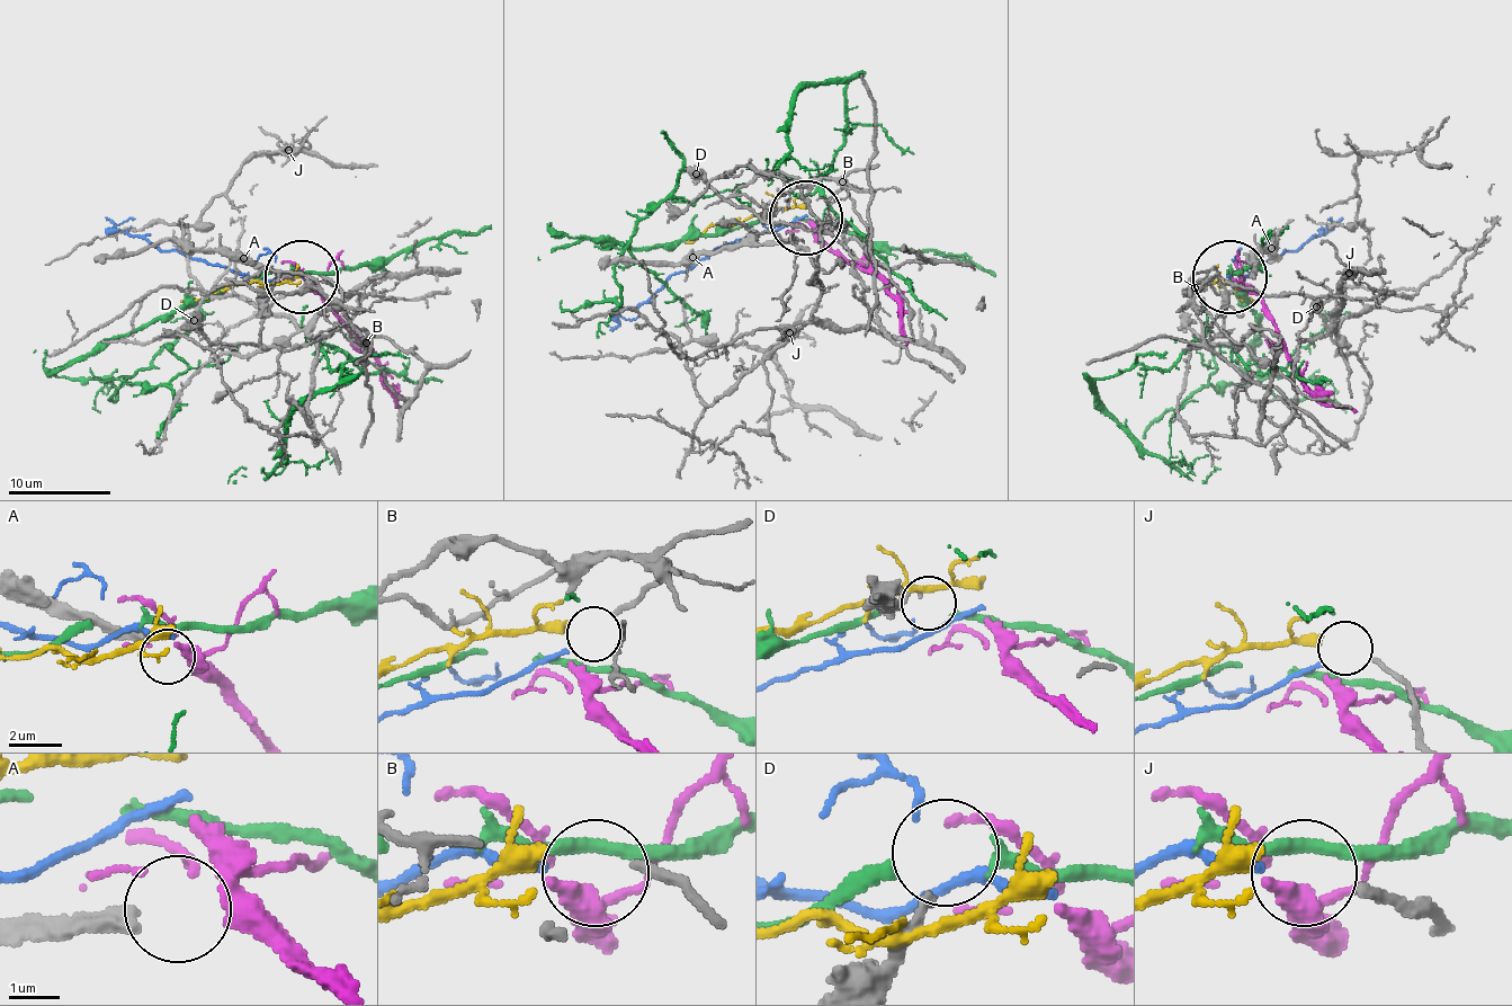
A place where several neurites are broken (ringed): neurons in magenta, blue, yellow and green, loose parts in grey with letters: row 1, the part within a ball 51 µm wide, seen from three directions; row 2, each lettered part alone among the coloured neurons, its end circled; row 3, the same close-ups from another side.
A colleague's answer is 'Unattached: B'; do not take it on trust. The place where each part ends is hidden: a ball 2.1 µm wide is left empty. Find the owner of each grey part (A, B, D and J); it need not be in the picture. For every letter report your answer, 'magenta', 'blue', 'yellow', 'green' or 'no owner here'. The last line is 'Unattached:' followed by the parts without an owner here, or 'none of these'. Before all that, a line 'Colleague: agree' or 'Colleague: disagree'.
Colleague: disagree
A: magenta
B: blue
D: no owner here
J: yellow
Unattached: D

